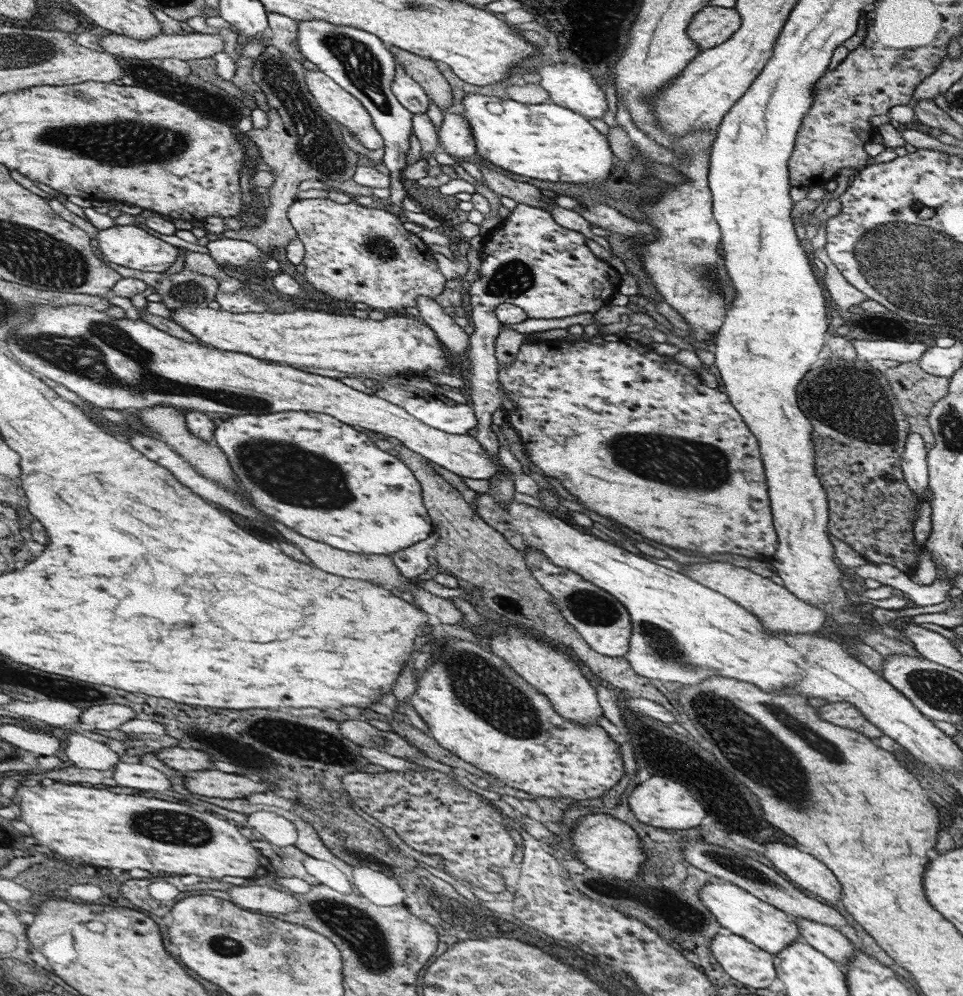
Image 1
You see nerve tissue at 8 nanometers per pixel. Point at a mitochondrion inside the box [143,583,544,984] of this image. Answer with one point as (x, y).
(349, 923)

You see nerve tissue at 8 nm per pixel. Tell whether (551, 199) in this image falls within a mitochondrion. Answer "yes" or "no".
no

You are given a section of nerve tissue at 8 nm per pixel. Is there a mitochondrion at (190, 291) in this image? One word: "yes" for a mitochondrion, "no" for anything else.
yes

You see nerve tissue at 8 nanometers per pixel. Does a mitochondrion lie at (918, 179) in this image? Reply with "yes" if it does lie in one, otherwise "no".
no

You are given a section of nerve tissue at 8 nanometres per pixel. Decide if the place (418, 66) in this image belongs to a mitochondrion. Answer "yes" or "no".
no

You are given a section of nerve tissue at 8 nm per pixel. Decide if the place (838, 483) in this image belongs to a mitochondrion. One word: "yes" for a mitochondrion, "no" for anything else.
no

